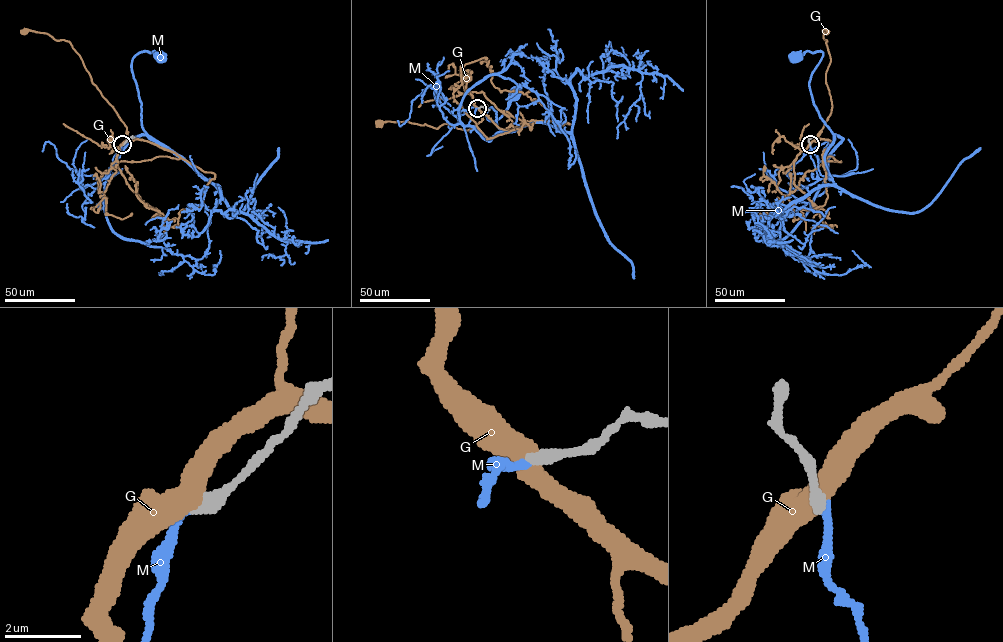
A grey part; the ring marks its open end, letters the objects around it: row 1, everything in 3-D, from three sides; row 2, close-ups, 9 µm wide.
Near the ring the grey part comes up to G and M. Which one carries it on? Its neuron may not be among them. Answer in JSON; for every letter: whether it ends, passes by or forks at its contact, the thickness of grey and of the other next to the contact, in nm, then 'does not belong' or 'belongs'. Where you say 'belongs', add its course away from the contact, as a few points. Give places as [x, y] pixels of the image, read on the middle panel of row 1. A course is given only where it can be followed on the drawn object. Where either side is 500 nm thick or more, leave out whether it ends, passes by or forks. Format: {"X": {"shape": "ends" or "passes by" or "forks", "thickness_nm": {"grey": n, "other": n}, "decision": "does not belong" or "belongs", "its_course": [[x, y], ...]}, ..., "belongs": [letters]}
{"G": {"shape": "passes by", "thickness_nm": {"grey": 400, "other": 480}, "decision": "does not belong"}, "M": {"shape": "ends", "thickness_nm": {"grey": 380, "other": 220}, "decision": "belongs", "its_course": [[477, 108], [468, 124], [490, 140], [501, 131], [496, 112], [488, 109], [488, 119], [497, 120], [515, 92]]}, "belongs": ["M"]}

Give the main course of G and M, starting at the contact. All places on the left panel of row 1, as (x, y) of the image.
G: (122, 144), (127, 127), (92, 81), (80, 55), (69, 41), (54, 40), (44, 33), (25, 31)
M: (122, 144), (113, 162), (129, 142), (146, 134), (132, 69), (133, 58), (146, 51), (160, 57)

